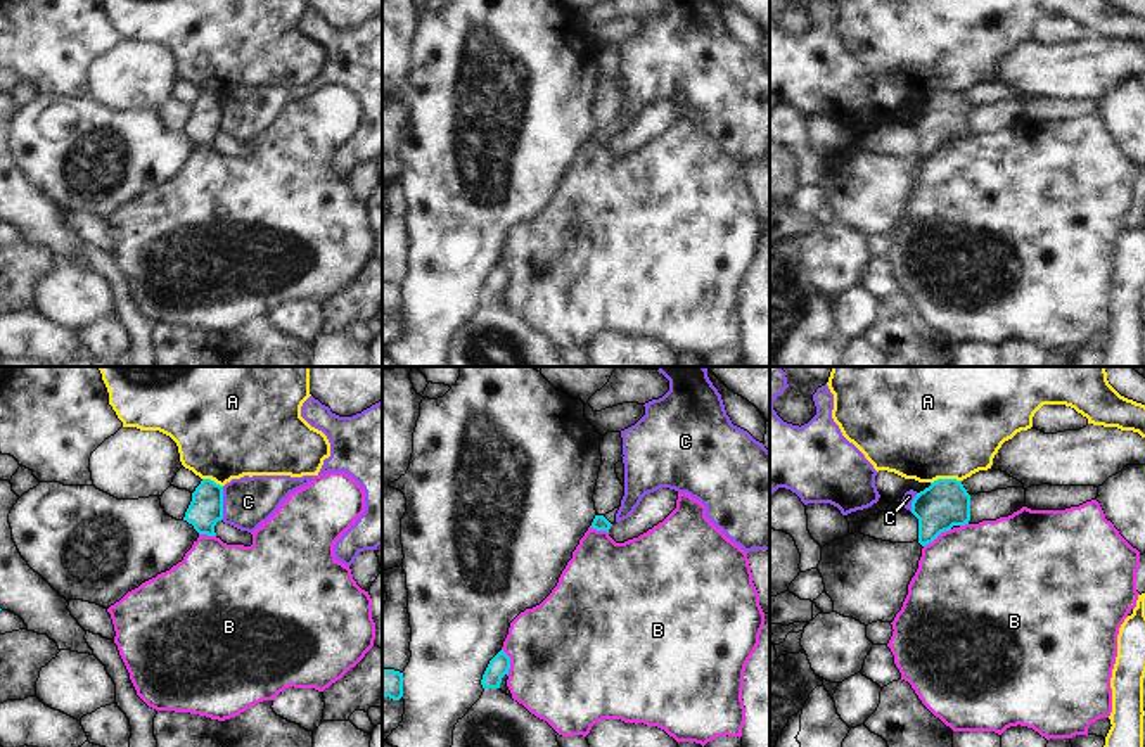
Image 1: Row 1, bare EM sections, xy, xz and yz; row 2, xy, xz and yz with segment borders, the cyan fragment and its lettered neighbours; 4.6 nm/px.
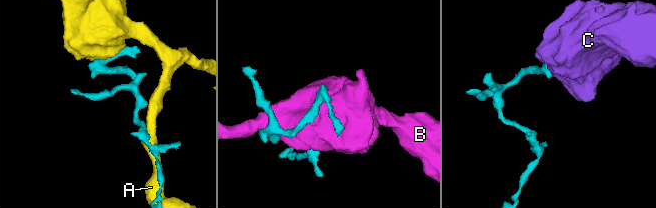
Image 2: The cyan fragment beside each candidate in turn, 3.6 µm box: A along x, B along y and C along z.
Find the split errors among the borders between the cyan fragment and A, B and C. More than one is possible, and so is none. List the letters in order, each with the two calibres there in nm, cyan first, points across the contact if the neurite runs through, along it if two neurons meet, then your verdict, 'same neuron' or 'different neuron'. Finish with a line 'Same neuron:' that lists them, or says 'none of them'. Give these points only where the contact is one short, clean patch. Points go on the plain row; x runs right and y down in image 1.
A: 220 nm thick on the cyan side, 440 nm on the other; different neuron
B: 220 nm thick on the cyan side, 500 nm on the other; different neuron
C: 160 nm thick on the cyan side, 240 nm on the other; border along xy (223, 99), (223, 128), (220, 132); different neuron
Same neuron: none of them

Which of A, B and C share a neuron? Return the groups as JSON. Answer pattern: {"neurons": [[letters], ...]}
{"neurons": [["A"], ["B"], ["C"]]}

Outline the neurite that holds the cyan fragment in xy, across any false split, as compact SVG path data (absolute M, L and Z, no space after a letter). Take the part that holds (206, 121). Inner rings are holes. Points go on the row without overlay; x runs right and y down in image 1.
M202 92L192 105L192 114L183 133L194 138L199 147L216 149L214 138L223 131L223 99Z

